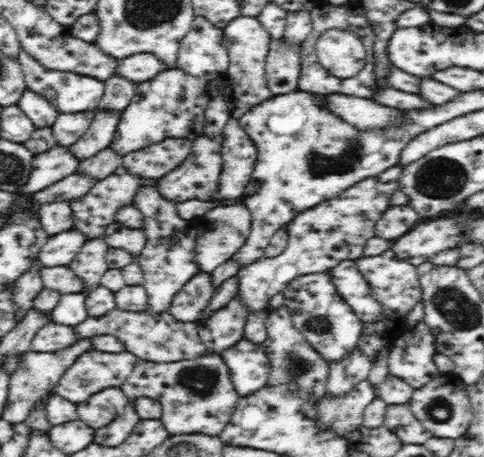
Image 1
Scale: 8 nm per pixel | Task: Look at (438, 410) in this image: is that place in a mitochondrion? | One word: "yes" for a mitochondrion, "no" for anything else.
yes

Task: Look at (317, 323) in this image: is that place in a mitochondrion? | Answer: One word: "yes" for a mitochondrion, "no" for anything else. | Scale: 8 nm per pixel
yes

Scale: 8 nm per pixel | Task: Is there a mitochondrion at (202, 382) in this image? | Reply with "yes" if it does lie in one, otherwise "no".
yes

